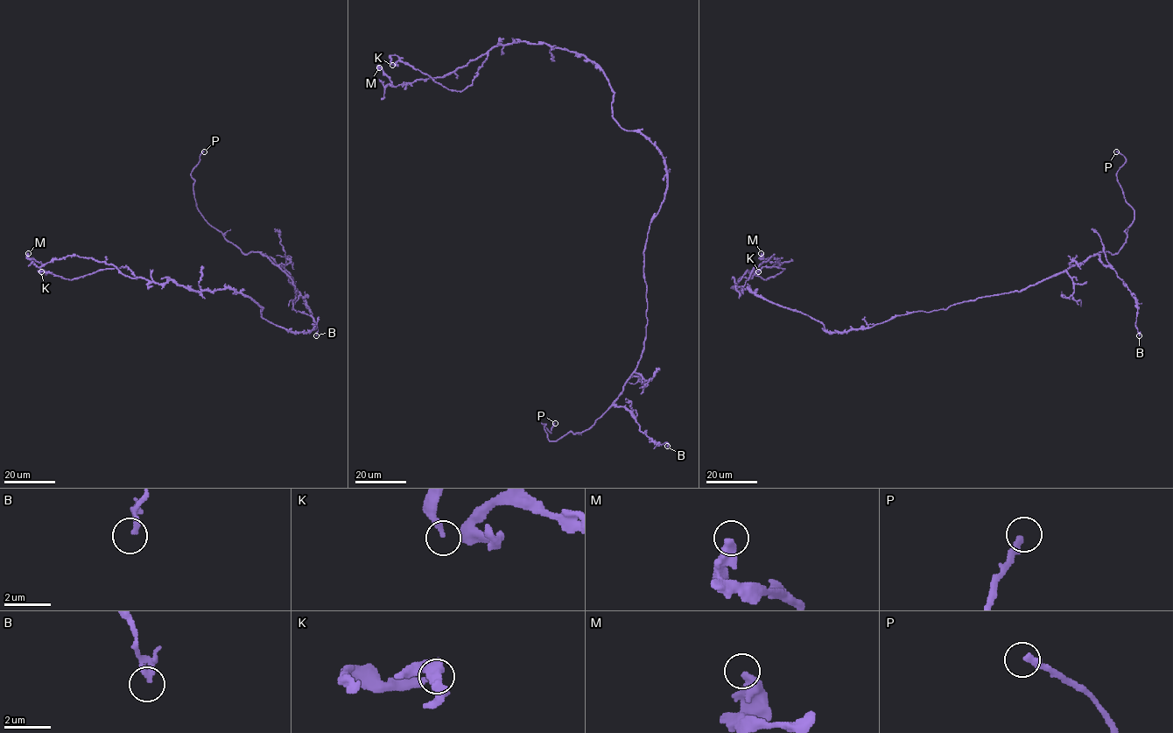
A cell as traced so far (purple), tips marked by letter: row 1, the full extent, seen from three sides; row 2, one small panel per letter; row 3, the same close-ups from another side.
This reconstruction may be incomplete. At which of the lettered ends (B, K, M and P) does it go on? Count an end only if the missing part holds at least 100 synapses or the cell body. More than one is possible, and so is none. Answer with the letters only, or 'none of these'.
P

